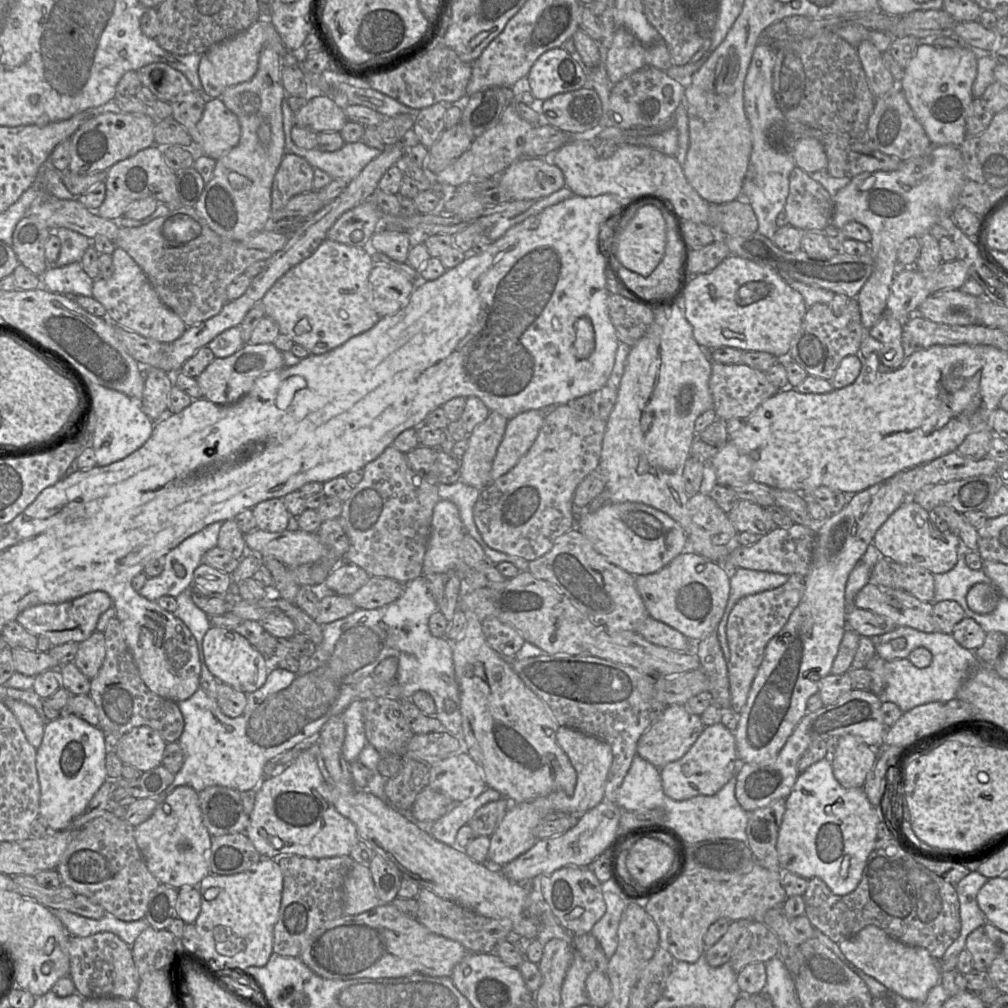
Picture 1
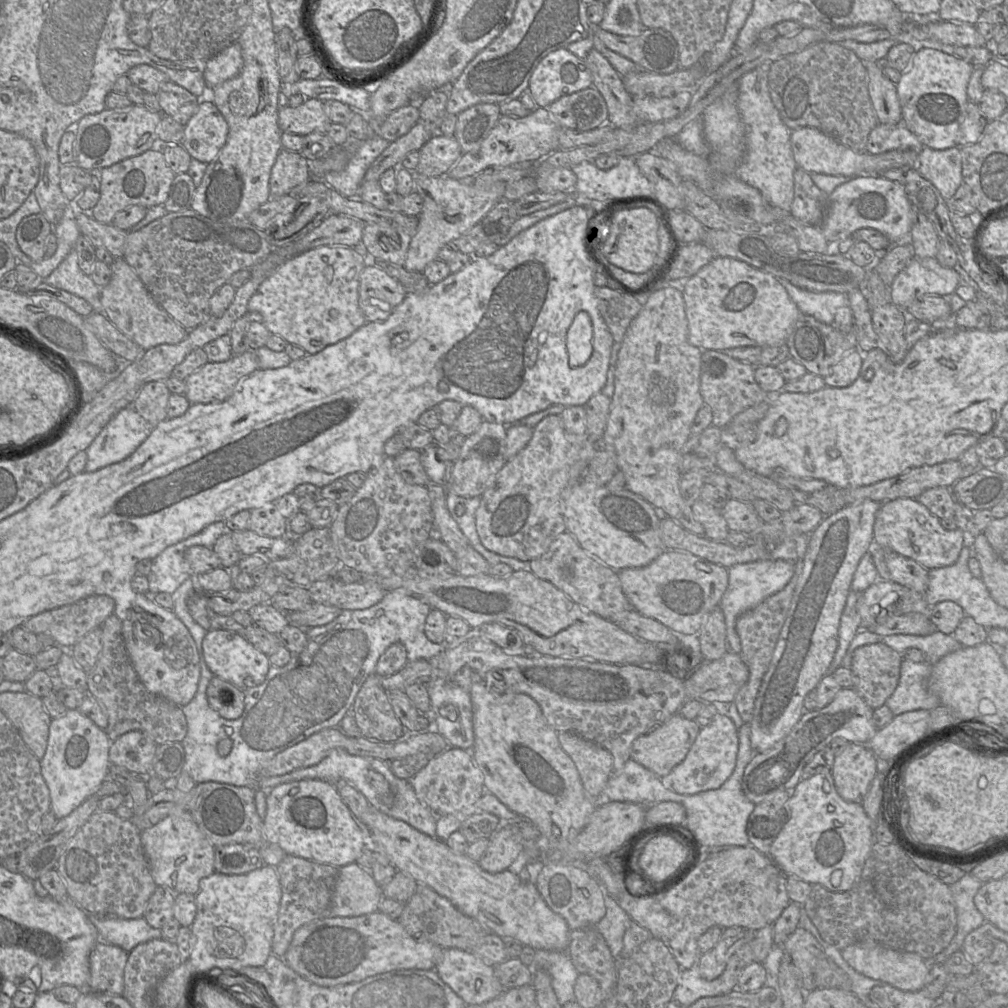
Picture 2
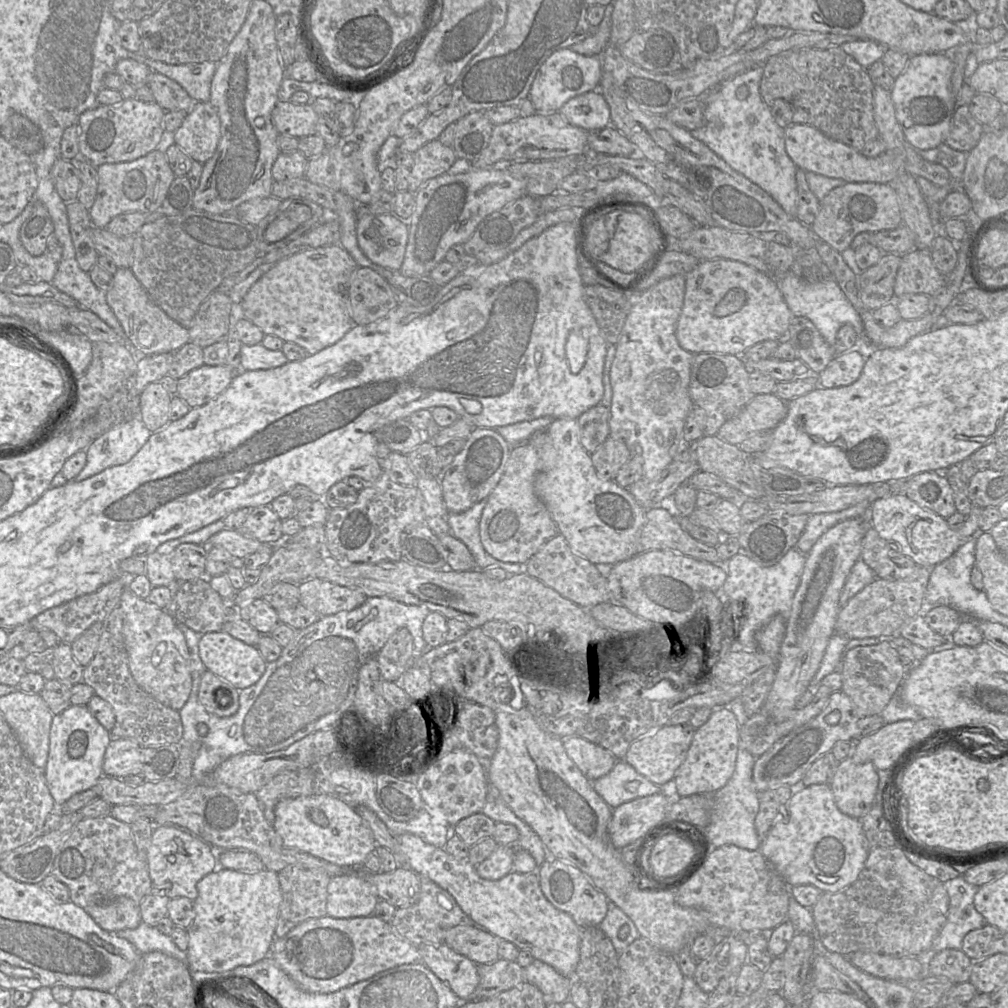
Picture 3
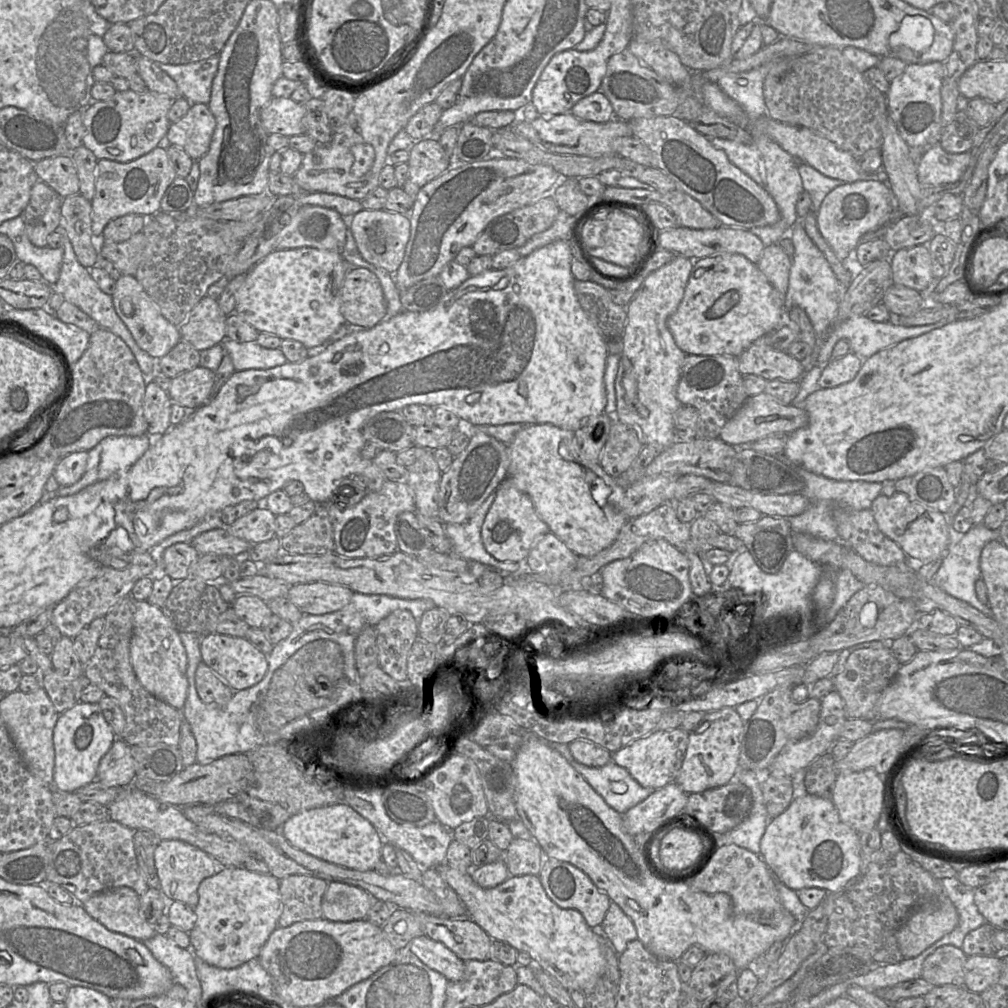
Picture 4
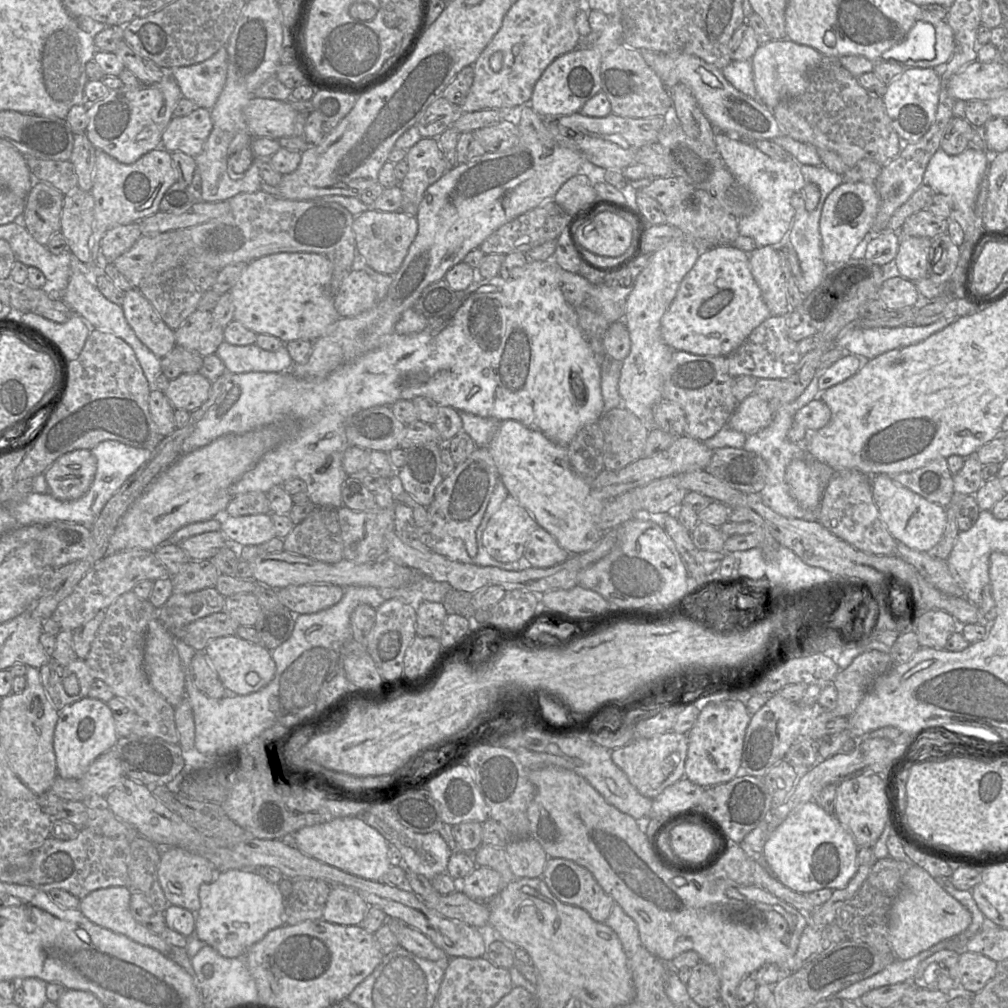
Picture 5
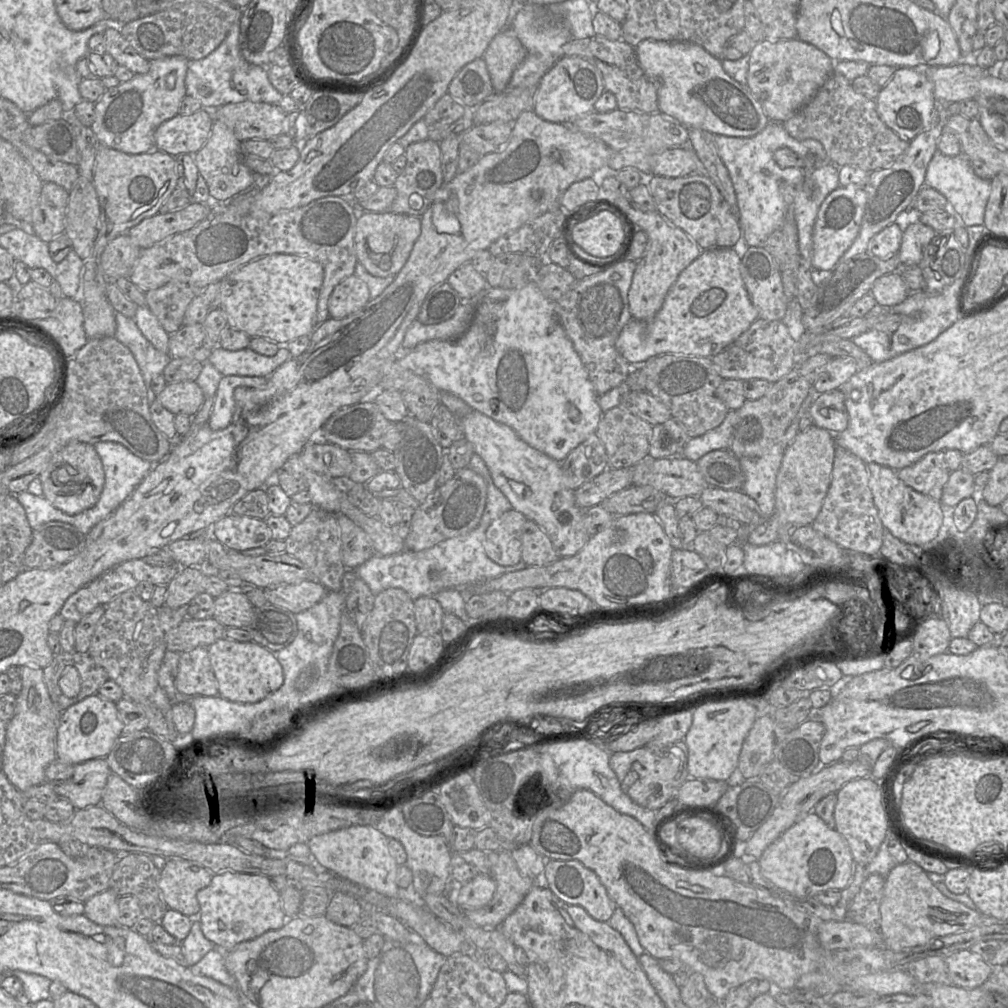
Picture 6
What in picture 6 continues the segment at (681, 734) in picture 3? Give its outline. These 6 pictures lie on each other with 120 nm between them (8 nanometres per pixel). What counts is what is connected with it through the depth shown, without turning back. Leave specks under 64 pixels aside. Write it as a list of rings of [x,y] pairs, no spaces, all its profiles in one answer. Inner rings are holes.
[[[681,739],[665,748],[643,746],[631,751],[610,753],[609,765],[615,772],[622,791],[634,803],[657,811],[671,798],[676,797],[681,785],[689,778],[687,759],[688,749]]]

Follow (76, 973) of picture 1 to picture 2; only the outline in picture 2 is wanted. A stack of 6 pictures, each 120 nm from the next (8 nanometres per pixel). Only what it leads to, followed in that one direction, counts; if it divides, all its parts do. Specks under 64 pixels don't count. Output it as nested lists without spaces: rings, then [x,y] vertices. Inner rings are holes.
[[[99,940],[89,955],[90,978],[86,990],[122,995],[127,960],[128,952],[124,949]]]

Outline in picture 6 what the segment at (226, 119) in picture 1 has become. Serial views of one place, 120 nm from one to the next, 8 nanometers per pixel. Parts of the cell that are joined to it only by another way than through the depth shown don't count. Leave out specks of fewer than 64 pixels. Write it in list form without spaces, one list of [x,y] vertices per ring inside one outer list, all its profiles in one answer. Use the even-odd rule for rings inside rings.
[[[206,109],[190,115],[177,114],[155,129],[154,148],[173,157],[195,154],[206,143],[213,121],[212,112]]]

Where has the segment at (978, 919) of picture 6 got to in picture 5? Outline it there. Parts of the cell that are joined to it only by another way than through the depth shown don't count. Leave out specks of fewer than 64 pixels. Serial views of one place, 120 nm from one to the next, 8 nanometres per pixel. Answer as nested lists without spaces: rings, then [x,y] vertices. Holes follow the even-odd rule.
[[[911,864],[888,914],[888,941],[896,959],[906,960],[941,941],[953,939],[971,922],[972,914],[964,905],[946,892],[924,868]]]

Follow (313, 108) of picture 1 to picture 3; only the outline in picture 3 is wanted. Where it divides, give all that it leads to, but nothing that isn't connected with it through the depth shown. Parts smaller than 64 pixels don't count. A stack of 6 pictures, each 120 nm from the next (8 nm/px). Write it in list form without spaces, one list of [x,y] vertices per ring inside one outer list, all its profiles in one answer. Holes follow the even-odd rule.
[[[278,101],[271,114],[272,122],[279,134],[301,138],[316,134],[319,115],[311,103],[296,104]]]

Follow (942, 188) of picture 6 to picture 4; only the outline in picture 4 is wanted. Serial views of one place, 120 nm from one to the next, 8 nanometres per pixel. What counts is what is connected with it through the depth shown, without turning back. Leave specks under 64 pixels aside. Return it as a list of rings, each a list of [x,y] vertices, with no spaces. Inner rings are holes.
[[[936,144],[919,159],[918,180],[922,186],[954,183],[964,174],[969,161],[969,152],[948,153],[940,144]]]

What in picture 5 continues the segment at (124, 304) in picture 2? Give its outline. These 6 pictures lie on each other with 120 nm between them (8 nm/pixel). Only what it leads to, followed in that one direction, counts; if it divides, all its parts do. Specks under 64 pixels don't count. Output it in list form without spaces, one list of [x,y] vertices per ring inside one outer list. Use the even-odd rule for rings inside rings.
[[[138,288],[124,293],[121,307],[137,338],[153,354],[162,359],[176,346],[175,331],[162,320]]]

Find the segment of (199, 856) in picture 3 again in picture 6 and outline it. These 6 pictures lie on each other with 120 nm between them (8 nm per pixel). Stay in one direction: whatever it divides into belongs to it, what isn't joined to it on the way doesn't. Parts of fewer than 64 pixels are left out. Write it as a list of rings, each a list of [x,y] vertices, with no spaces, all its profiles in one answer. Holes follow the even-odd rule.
[[[167,858],[161,870],[159,888],[171,910],[193,916],[200,911],[197,892],[207,887],[213,873],[206,867],[183,858]]]

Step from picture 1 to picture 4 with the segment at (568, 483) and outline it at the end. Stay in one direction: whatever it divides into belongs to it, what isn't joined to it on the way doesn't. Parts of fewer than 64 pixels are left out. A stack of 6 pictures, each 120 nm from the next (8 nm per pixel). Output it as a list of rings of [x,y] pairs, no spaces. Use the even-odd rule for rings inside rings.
[[[506,477],[495,490],[496,497],[481,527],[481,540],[485,550],[498,561],[519,562],[529,554],[535,542],[550,532],[537,514],[529,496],[518,490],[510,477]]]

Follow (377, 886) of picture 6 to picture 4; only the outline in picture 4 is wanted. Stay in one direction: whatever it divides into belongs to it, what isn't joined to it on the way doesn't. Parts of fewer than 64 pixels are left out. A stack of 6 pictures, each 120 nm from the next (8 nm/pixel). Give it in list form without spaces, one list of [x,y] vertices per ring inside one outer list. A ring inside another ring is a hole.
[[[346,803],[297,813],[282,825],[280,831],[293,847],[321,860],[358,871],[374,870],[377,862],[382,860],[381,851],[386,843],[376,828]]]

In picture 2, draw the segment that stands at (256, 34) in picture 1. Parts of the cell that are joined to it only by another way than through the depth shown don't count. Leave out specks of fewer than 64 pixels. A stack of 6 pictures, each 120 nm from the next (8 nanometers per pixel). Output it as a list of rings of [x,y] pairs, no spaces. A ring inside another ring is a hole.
[[[234,42],[206,62],[204,79],[208,87],[215,88],[236,77],[242,70],[243,57],[238,42]]]

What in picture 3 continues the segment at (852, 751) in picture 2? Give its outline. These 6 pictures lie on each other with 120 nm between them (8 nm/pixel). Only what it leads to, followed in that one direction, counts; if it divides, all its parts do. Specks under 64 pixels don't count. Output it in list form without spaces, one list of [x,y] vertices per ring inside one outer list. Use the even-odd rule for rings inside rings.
[[[850,756],[838,763],[830,783],[838,809],[856,819],[861,819],[872,807],[878,788],[878,770],[871,762],[857,763]]]

